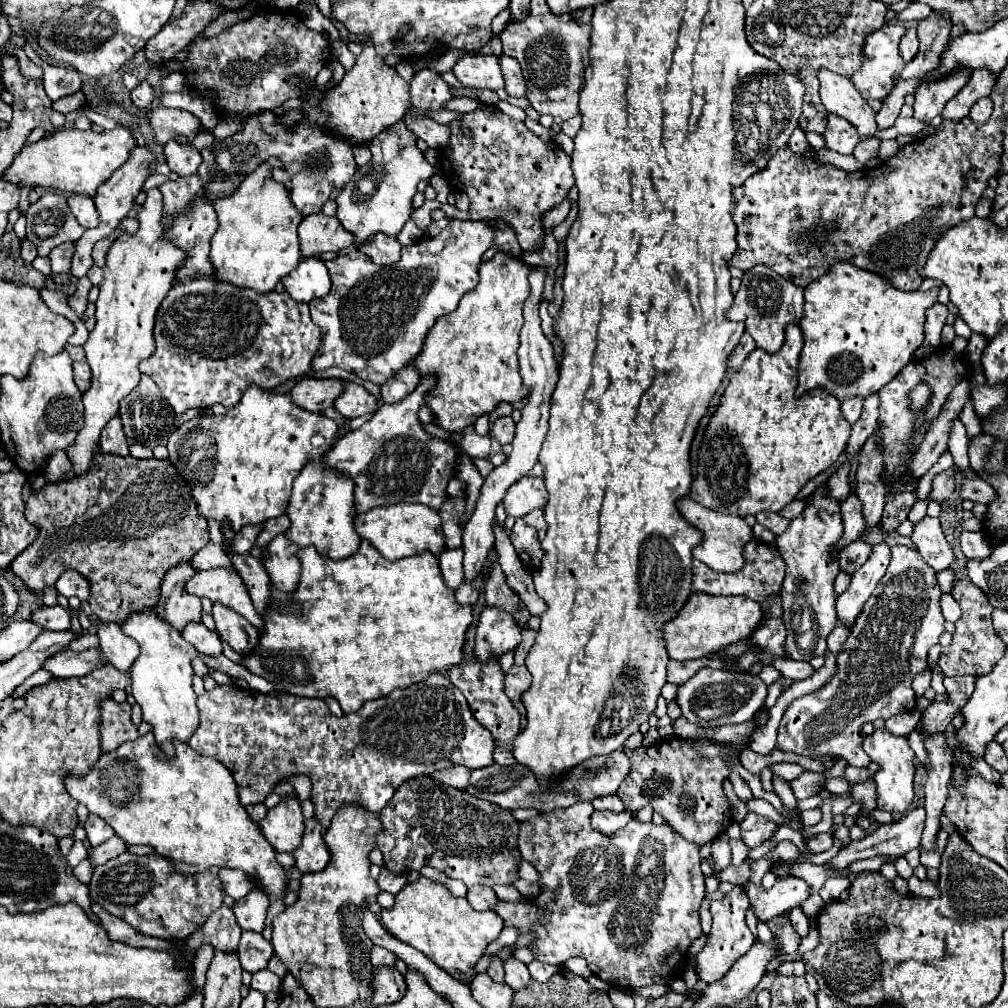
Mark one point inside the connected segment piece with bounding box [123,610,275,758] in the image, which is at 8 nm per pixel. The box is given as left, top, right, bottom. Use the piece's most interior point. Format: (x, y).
(162, 686)

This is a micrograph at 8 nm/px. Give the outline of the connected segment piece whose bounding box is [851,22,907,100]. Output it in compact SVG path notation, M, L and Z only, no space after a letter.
M889 22L865 42L865 66L859 74L853 74L851 82L865 100L883 100L893 86L893 78L903 70L904 60L899 54L899 42L907 28L900 23Z

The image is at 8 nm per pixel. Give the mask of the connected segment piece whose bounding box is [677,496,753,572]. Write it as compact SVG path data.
M689 496L681 498L677 502L677 508L689 524L693 524L695 528L699 528L703 532L703 544L699 544L693 550L693 556L697 560L701 560L711 570L717 570L717 572L739 572L745 566L743 548L747 546L747 542L751 542L753 530L747 526L747 522L743 518L733 516L733 514L715 514L713 510L707 510L705 506L699 506Z

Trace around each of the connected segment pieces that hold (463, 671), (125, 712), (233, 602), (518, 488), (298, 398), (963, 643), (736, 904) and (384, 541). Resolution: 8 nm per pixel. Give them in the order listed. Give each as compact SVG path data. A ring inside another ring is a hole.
M467 660L461 666L455 666L449 670L449 678L451 682L463 692L463 696L467 698L471 712L475 714L475 718L487 728L491 730L493 738L499 742L505 740L513 740L519 734L519 722L521 716L515 710L513 702L505 696L505 686L503 686L503 672L499 668L499 662L475 662L475 660Z
M113 698L99 702L101 706L101 750L111 752L125 742L137 740L137 726L131 722L131 704L119 704Z
M215 568L197 572L193 578L185 582L185 592L195 594L199 598L209 598L211 602L221 602L223 606L245 616L257 630L263 628L263 620L257 610L251 606L251 598L237 570L231 568Z
M523 476L519 478L505 494L503 506L505 512L513 518L521 518L523 514L543 508L547 504L547 488L543 478L533 478L533 476Z
M337 378L299 380L289 390L289 398L301 410L323 414L327 408L333 406L333 400L335 400L335 396L339 396L341 388L343 388L343 384Z
M957 580L955 582L953 598L959 602L963 614L961 614L959 622L955 624L951 646L943 648L943 652L941 652L939 666L941 666L945 676L967 676L967 674L983 676L983 674L991 672L995 662L1005 654L1005 644L995 634L993 624L991 624L993 606L989 604L983 590L973 588L973 582L967 582L967 580Z
M735 886L729 894L725 894L723 900L711 902L711 916L713 916L711 934L709 934L705 948L697 954L697 966L699 966L697 972L703 982L715 982L715 980L723 978L731 970L731 966L743 954L747 954L747 950L753 946L753 934L745 924L747 908L749 908L749 898L747 898L747 892L743 886ZM701 970L703 970L703 974L701 974Z
M415 504L379 506L365 514L357 514L353 526L361 538L369 540L369 544L391 562L399 558L421 554L425 550L433 554L439 554L443 550L443 532L441 532L439 512L427 506L415 506Z

